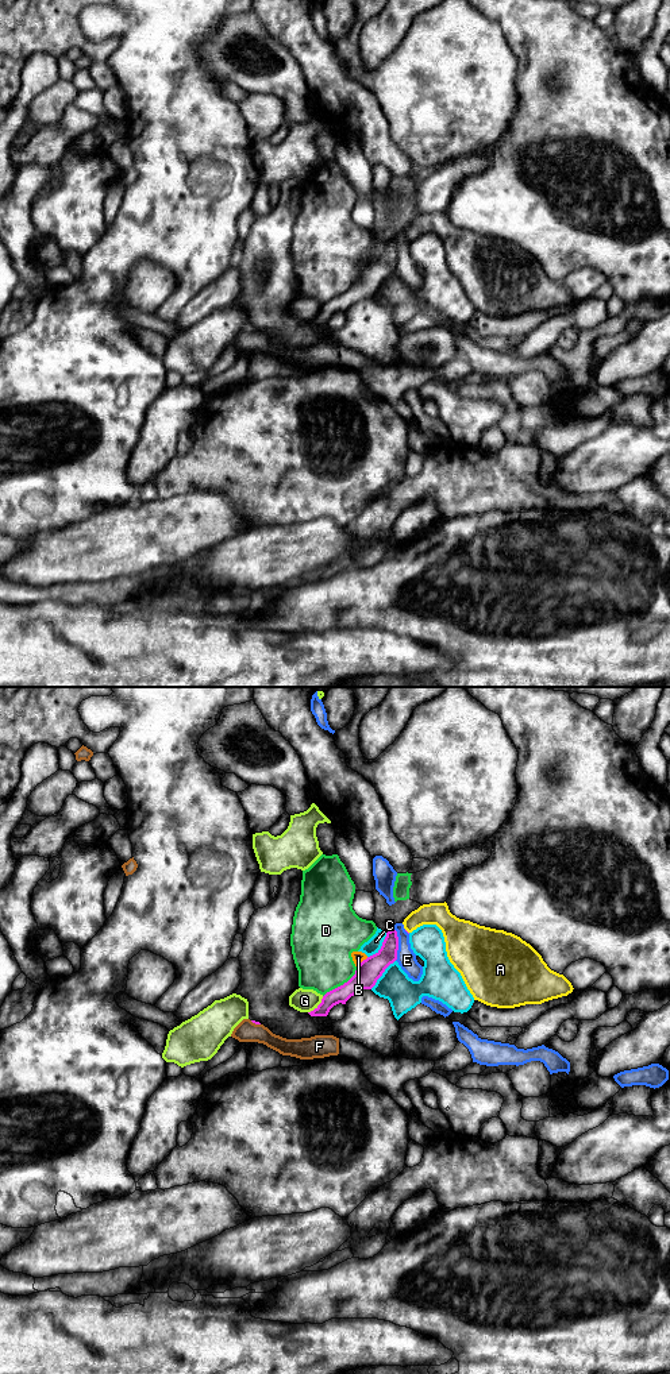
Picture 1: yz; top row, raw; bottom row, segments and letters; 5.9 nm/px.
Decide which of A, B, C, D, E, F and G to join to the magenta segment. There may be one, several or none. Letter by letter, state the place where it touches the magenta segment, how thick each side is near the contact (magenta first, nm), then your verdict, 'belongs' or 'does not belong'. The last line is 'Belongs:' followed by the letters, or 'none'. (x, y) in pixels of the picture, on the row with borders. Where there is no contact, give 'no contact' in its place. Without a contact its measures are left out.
A: meets magenta in yz at (407, 931); 20 nm thick on the magenta side, 130 nm on the other; does not belong
B: meets magenta in yz at (362, 961); 150 nm thick on the magenta side, 70 nm on the other; does not belong
C: meets magenta in yz at (381, 946); 150 nm thick on the magenta side, 90 nm on the other; does not belong
D: meets magenta in yz at (343, 984); 150 nm thick on the magenta side, 360 nm on the other; does not belong
E: meets magenta in yz at (397, 944); 150 nm thick on the magenta side, 110 nm on the other; does not belong
F: meets magenta in yz at (255, 1023); 20 nm thick on the magenta side, 130 nm on the other; does not belong
G: meets magenta in yz at (318, 1006); 100 nm thick on the magenta side, 140 nm on the other; does not belong
Belongs: none

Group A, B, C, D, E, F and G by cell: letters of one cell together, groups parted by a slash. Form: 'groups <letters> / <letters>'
groups A / B D / C / E / F / G

